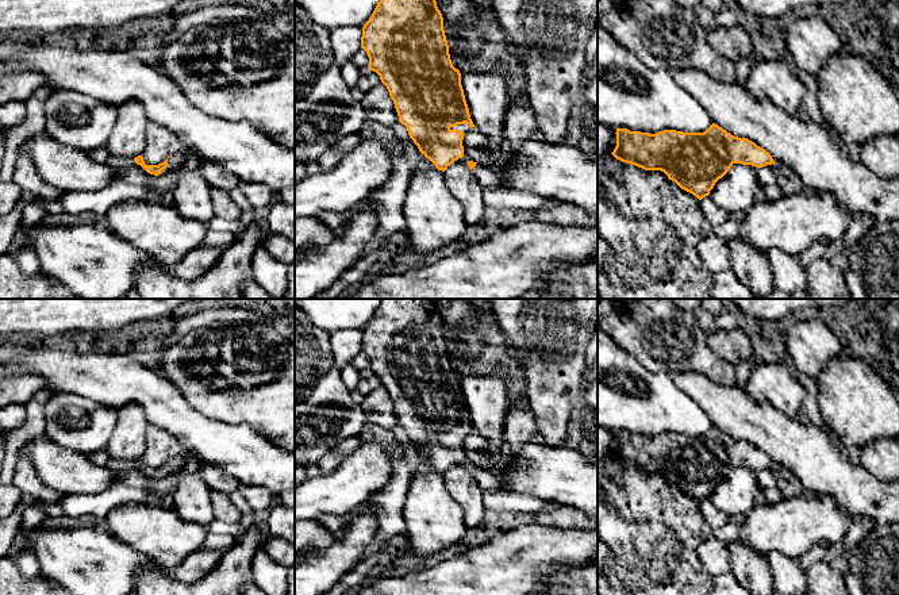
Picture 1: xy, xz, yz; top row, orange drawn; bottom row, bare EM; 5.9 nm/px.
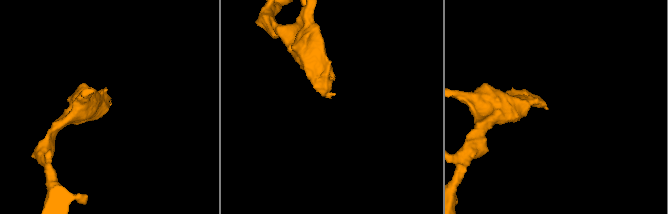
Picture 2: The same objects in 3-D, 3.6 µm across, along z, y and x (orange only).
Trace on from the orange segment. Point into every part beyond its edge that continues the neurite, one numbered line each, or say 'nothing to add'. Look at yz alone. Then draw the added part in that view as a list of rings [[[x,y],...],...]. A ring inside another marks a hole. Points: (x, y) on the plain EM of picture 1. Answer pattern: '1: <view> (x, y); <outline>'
nothing to add

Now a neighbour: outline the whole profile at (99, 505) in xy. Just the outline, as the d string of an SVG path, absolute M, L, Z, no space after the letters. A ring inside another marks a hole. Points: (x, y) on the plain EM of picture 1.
M115 484L110 490L91 496L64 496L61 495L57 504L65 515L80 518L93 515L104 519L107 514L116 506L126 503L147 503L149 490Z

